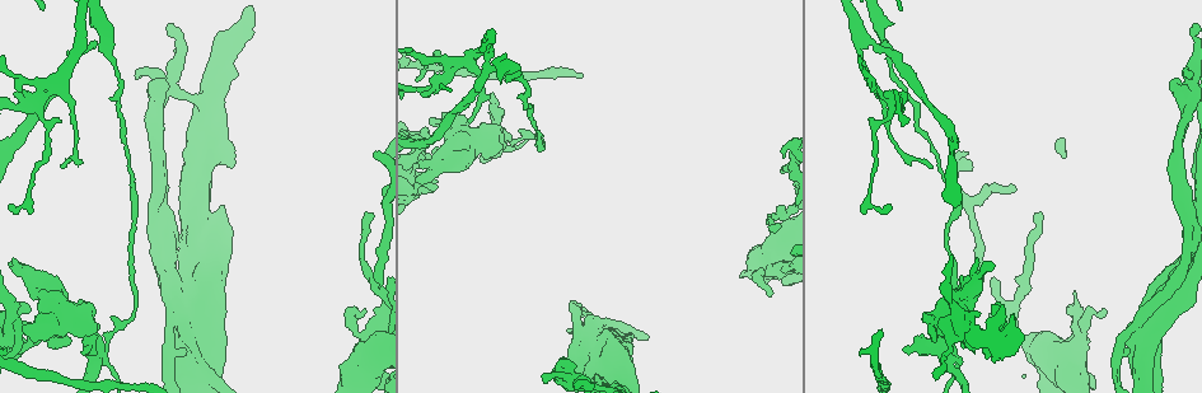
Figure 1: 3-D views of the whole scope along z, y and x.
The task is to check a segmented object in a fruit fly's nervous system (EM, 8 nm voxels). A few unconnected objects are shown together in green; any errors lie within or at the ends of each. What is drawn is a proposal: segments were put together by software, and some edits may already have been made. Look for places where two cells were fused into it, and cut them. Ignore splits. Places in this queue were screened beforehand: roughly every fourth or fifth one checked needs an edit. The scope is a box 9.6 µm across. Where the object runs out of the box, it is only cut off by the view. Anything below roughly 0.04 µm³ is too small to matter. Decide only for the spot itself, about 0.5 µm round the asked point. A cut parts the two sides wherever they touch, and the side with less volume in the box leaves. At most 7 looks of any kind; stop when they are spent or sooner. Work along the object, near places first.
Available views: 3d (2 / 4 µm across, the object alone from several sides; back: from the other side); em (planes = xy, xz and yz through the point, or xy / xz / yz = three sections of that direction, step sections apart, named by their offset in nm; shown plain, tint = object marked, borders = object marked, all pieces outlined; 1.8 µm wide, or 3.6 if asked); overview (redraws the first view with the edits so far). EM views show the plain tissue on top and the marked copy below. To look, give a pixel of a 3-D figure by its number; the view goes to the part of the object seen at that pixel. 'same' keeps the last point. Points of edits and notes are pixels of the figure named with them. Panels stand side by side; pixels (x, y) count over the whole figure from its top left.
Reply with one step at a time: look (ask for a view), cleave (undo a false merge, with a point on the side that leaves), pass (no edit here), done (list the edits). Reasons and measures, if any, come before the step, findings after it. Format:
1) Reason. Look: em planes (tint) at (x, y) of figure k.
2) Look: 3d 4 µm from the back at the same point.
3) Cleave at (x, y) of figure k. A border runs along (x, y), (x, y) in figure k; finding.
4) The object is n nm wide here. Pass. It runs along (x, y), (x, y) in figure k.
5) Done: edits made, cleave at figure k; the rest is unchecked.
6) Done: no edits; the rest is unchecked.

Thin neck. Look: 3d 2 µm at (13, 331) of figure 1.

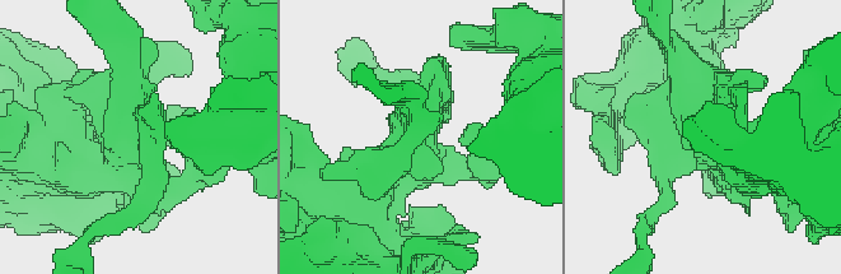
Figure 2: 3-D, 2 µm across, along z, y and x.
Look: em planes (tint) at (414, 150) of figure 2.

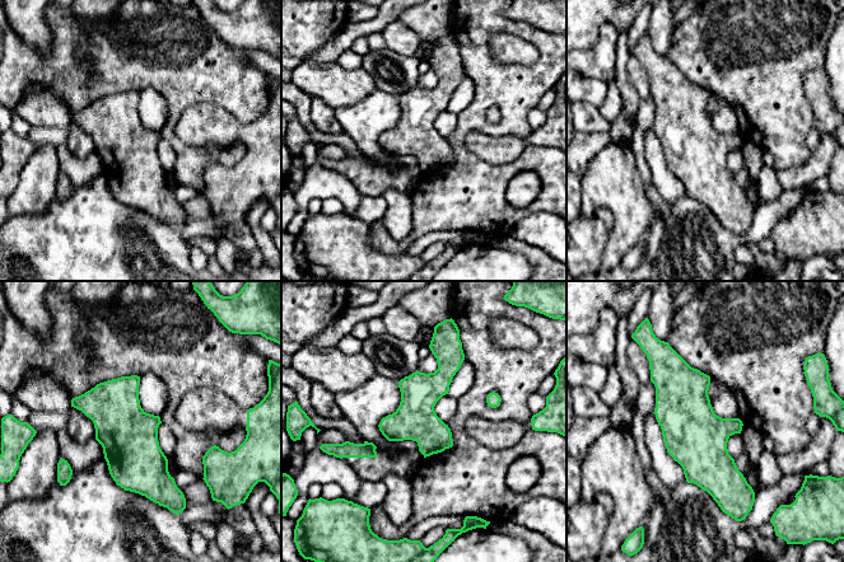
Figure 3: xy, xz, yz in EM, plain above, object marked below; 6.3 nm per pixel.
Pass. All the same cell.

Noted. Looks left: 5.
Closes a loop. Look: em 3.6 µm xy step 4 (tint) at (1139, 329) of figure 1.

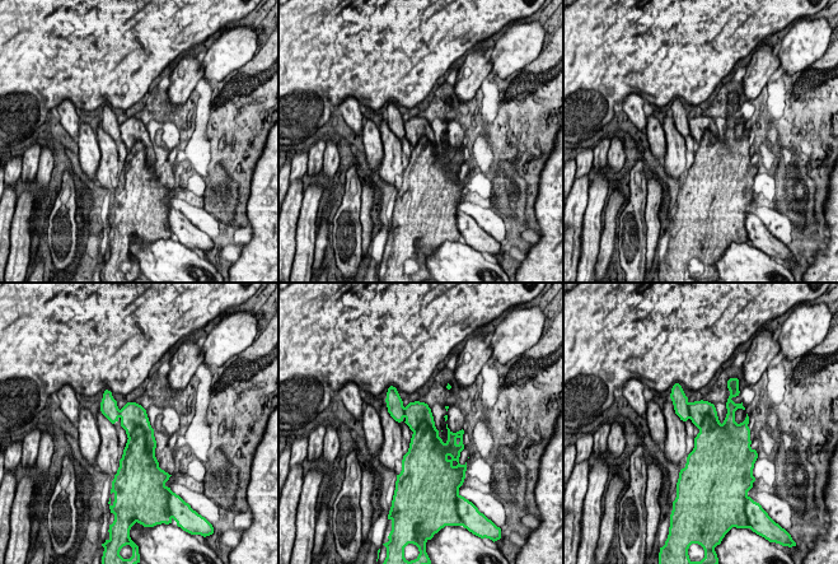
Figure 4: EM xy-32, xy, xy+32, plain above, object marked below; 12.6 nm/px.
Pass. Continuous, no second cell.

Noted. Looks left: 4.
Touches itself. Look: 3d 2 µm at (159, 134) of figure 1.

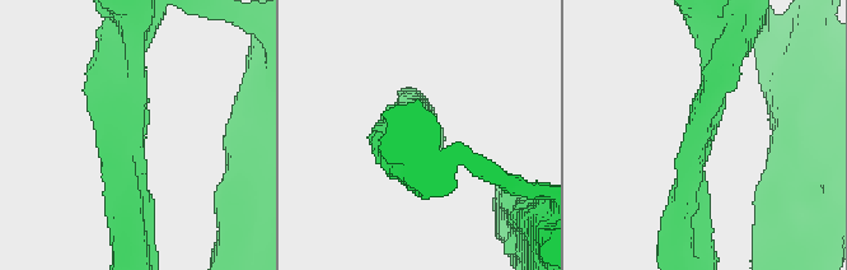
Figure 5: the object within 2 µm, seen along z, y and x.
Look: em planes (tint) at (702, 140) of figure 5.

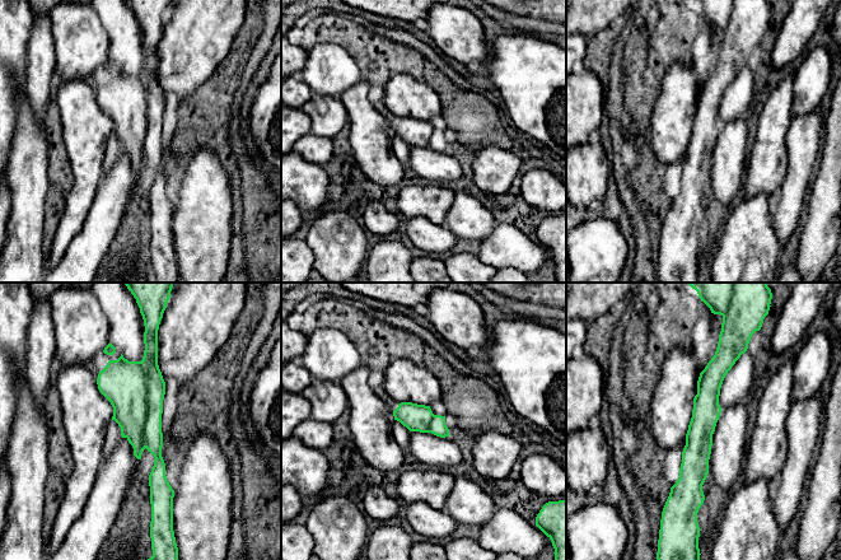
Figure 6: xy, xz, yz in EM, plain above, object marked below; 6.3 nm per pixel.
The object is 180 nm wide here. Pass. It runs along (723, 350), (695, 456), (695, 500) in figure 6; all the same cell.

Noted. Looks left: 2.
Done: no edits; the rest is unchecked.

